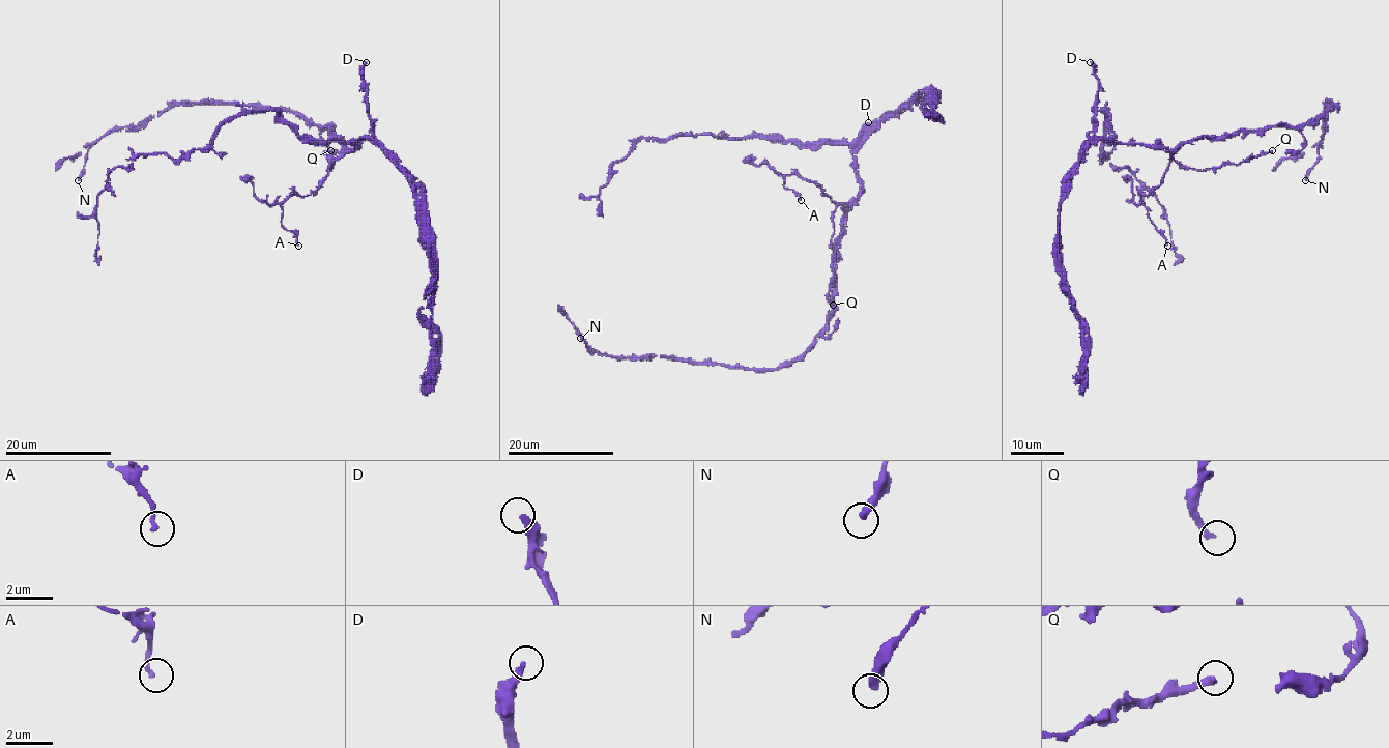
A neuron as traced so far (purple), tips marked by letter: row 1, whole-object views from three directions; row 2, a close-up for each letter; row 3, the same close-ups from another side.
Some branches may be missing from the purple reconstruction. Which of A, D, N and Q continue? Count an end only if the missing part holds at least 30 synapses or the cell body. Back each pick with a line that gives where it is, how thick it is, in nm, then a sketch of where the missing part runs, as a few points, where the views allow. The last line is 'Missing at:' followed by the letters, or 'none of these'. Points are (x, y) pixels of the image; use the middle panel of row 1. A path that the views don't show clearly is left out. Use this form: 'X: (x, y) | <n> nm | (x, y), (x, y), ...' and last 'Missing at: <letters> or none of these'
D: (868, 122) | 280 nm
Missing at: D

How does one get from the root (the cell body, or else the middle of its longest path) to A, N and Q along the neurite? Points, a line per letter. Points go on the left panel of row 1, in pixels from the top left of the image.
A: (351, 150), (331, 163), (314, 192), (292, 195), (281, 205), (281, 224), (296, 236), (298, 246)
N: (351, 150), (329, 125), (311, 124), (293, 111), (185, 103), (137, 125), (114, 126), (88, 149), (78, 180)
Q: (351, 150), (340, 154), (330, 164), (330, 171), (333, 164), (325, 154), (330, 150)

